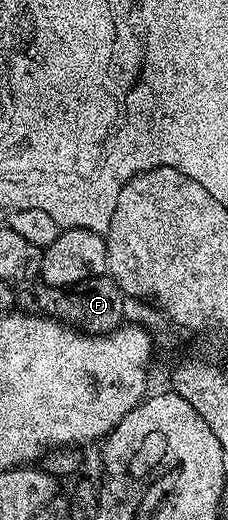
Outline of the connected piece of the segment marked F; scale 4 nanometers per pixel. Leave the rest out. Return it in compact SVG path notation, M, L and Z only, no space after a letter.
M110 275L95 276L91 280L83 280L74 288L49 286L42 282L27 282L18 289L17 304L24 312L50 316L63 324L70 324L88 334L102 334L117 330L124 323L123 303L125 297L116 286Z

